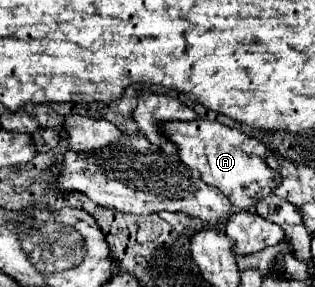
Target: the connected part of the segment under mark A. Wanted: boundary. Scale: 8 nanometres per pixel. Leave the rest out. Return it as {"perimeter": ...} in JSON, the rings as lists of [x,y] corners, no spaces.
{"perimeter":[[[201,118],[193,122],[169,122],[161,128],[163,134],[177,144],[181,162],[195,168],[205,184],[219,188],[237,210],[253,210],[259,198],[269,196],[271,190],[279,186],[279,172],[267,164],[267,158],[273,156],[273,152],[235,128]]]}

